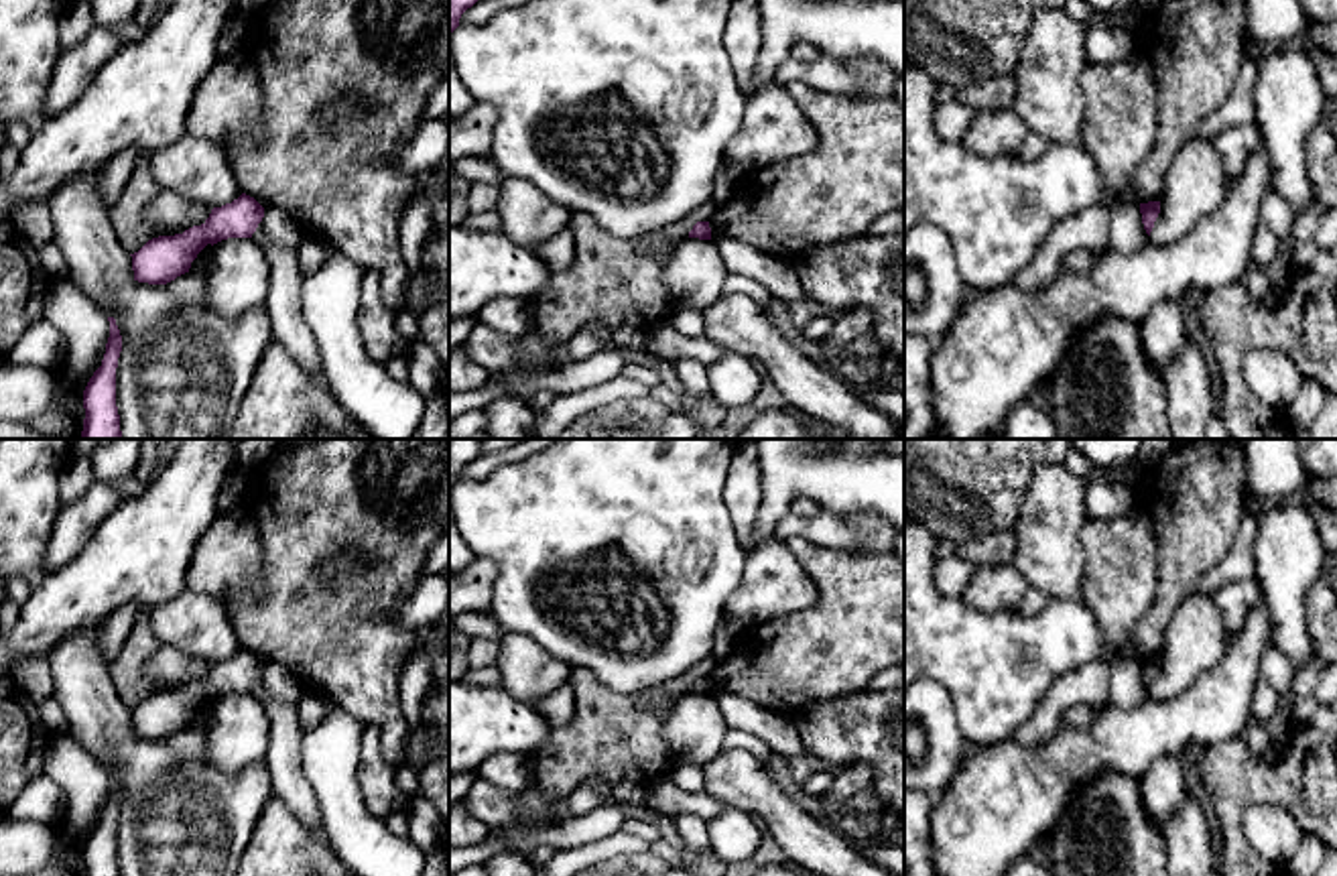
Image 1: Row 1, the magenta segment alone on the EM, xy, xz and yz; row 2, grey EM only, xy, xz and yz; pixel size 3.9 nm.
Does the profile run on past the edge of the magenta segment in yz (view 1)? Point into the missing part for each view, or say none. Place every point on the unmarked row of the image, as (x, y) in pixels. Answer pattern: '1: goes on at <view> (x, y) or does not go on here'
1: does not go on here

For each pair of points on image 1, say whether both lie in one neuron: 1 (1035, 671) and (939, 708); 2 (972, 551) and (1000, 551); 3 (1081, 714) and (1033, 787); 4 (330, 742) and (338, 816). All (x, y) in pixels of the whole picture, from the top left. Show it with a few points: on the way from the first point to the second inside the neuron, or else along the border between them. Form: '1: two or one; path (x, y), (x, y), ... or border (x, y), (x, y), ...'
1: two; border (925, 675), (933, 677), (949, 694), (966, 738)
2: one; path (978, 551), (994, 551)
3: two; border (1098, 706), (1096, 716), (1086, 726), (1061, 724)
4: one; path (330, 761), (338, 797)

